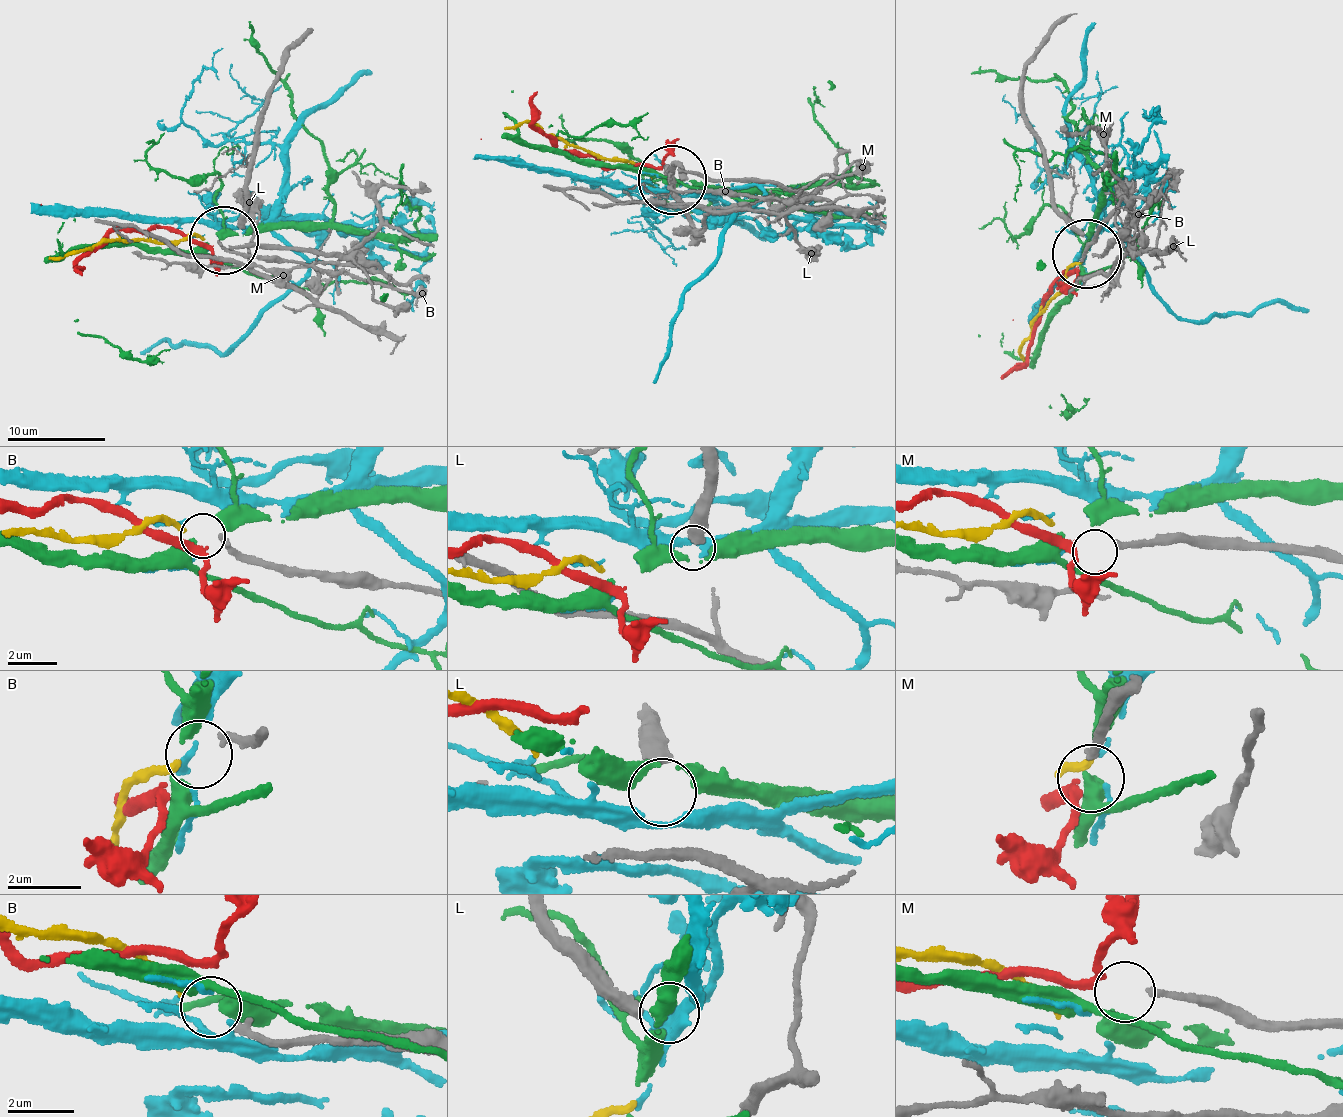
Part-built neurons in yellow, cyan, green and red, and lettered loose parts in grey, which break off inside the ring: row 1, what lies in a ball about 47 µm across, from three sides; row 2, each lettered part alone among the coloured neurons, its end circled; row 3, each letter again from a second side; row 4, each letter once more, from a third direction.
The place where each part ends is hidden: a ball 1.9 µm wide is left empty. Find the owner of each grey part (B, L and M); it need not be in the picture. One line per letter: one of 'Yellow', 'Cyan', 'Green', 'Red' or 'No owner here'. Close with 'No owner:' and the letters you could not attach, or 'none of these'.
B: Yellow
L: No owner here
M: Red
No owner: L

